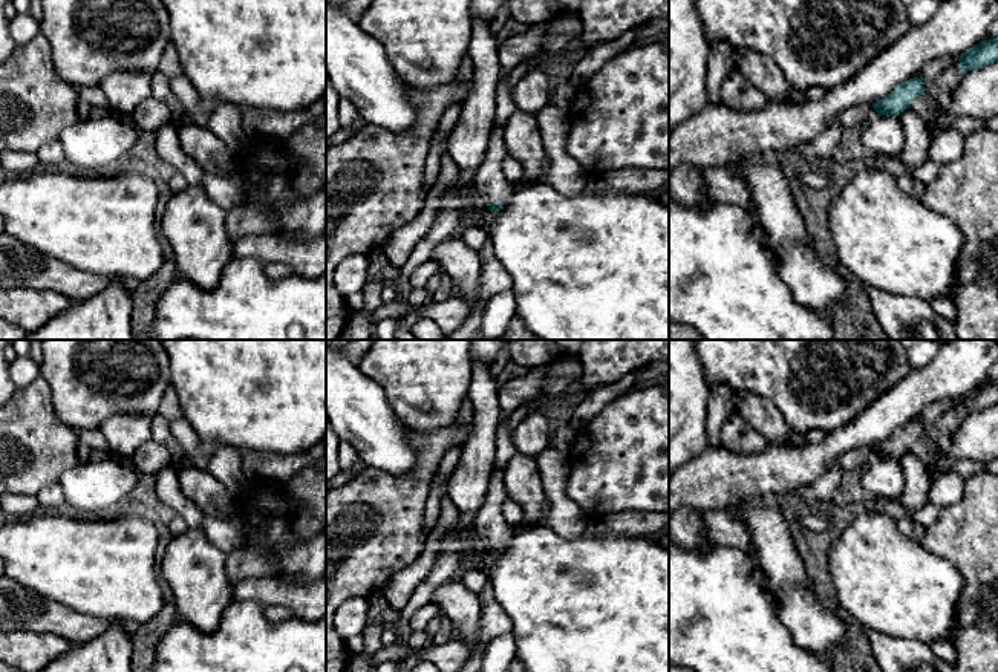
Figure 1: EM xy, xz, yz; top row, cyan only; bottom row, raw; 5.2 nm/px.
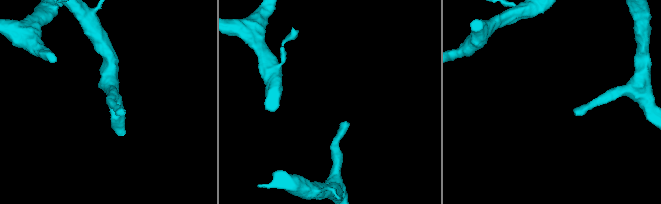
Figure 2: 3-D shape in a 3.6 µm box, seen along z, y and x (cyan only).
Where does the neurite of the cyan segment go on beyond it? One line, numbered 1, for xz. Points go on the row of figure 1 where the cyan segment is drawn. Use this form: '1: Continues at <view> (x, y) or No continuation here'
1: Continues at xz (490, 184)

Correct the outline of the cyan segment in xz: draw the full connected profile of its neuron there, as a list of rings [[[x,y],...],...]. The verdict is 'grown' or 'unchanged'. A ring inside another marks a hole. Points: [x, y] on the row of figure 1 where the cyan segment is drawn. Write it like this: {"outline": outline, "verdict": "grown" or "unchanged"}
{"outline": [[[493,124],[485,159],[471,182],[479,204],[487,205],[490,211],[499,211],[516,190],[502,171],[502,161],[507,153],[504,130]]], "verdict": "grown"}

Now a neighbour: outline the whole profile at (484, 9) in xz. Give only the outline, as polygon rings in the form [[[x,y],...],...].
[[[470,0],[471,18],[490,21],[497,15],[505,0]]]

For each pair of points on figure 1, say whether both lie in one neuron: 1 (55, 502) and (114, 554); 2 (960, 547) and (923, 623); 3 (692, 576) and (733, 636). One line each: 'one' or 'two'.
1: two
2: two
3: one

